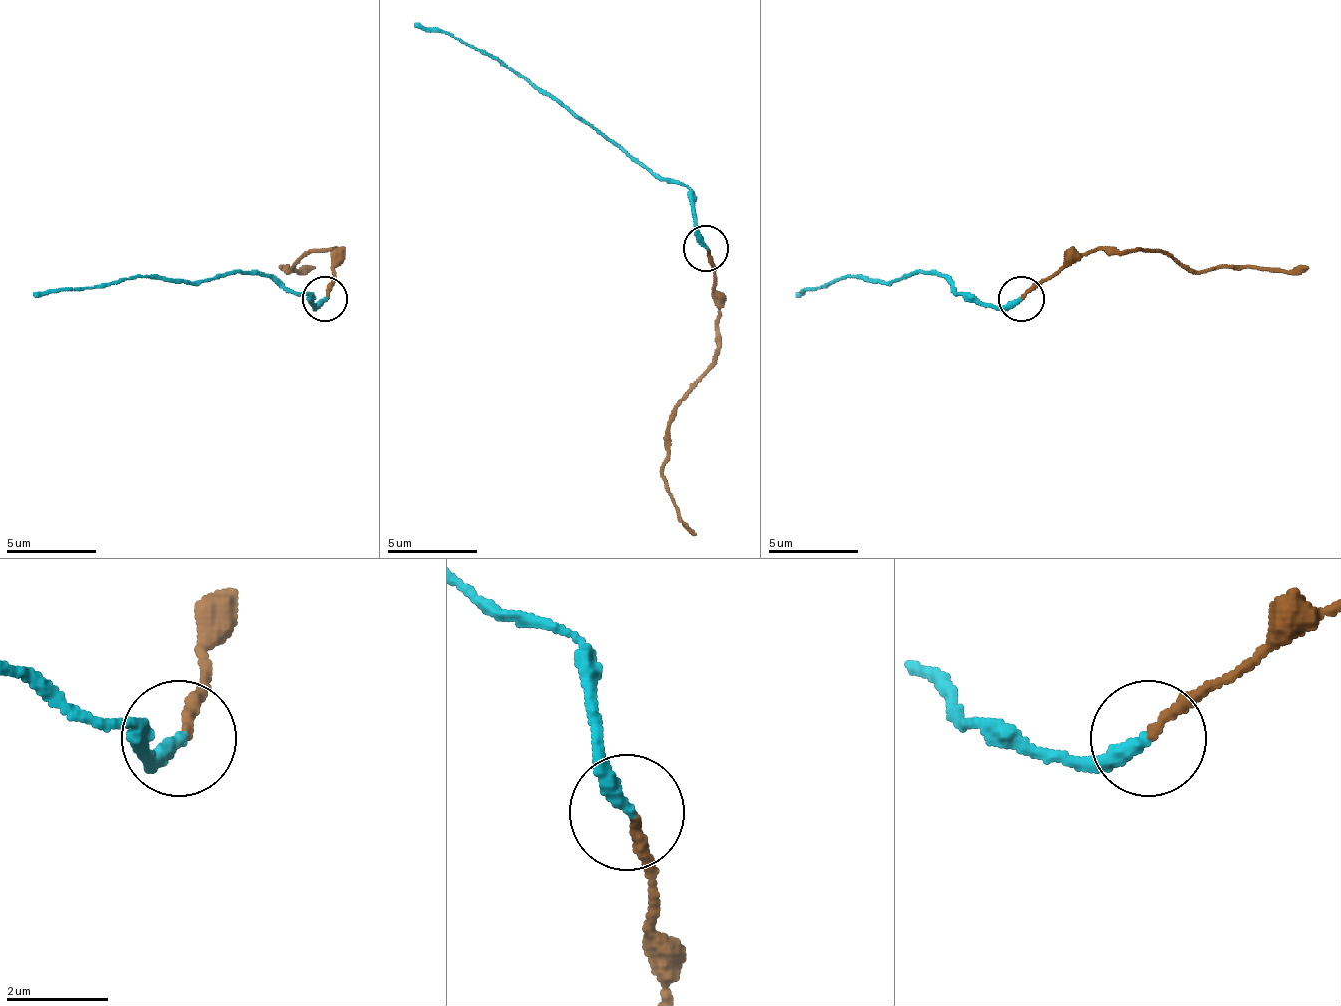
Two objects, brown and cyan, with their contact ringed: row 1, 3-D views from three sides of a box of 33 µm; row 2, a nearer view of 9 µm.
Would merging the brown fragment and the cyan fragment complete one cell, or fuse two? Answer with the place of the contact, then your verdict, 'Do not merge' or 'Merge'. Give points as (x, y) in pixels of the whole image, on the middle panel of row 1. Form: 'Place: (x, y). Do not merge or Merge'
Place: (705, 248). Do not merge

